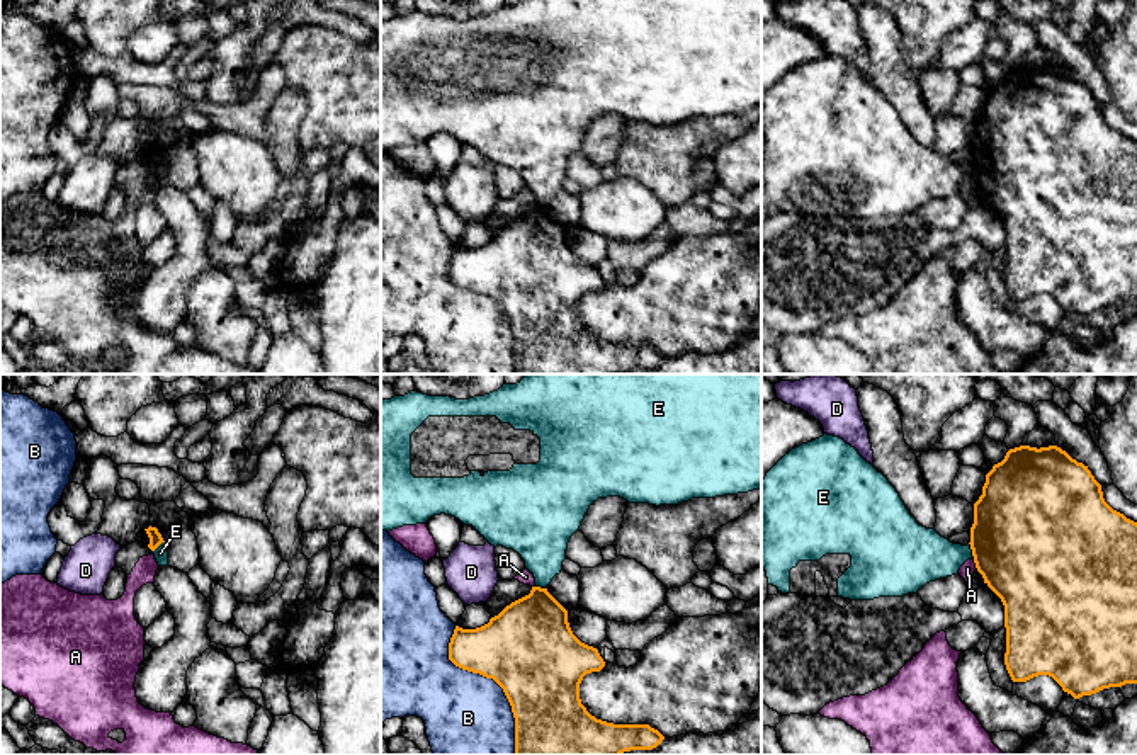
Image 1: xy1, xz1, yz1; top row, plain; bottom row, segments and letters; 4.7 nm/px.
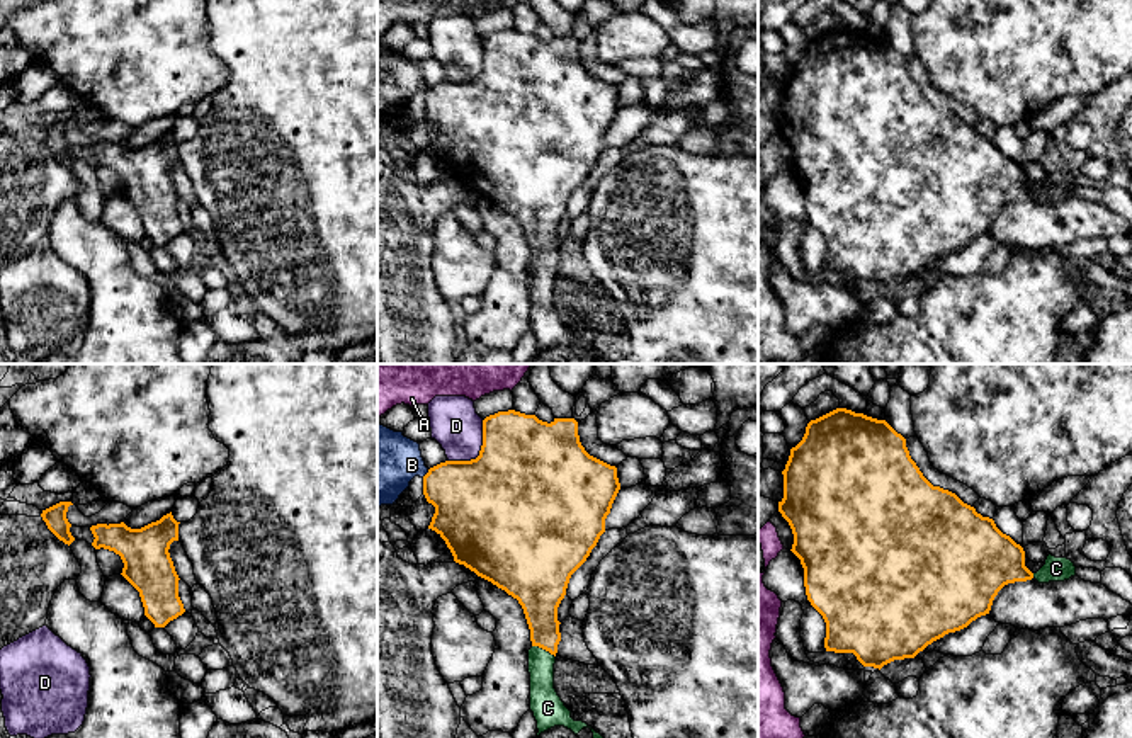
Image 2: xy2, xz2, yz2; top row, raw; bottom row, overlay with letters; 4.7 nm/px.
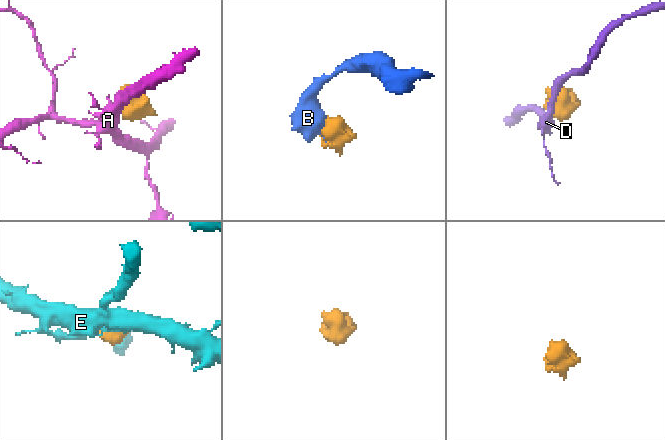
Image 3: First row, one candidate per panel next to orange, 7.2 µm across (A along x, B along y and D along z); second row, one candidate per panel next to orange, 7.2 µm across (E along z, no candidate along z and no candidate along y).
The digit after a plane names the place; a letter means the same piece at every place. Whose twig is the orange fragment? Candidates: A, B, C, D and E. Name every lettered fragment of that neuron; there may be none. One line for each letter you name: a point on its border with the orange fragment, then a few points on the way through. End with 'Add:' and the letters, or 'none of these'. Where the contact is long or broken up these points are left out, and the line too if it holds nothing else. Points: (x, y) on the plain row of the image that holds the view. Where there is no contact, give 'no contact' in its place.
C: xz2 (544, 267) | across xz2 (539, 215), (544, 267), (544, 320)
Add: C

